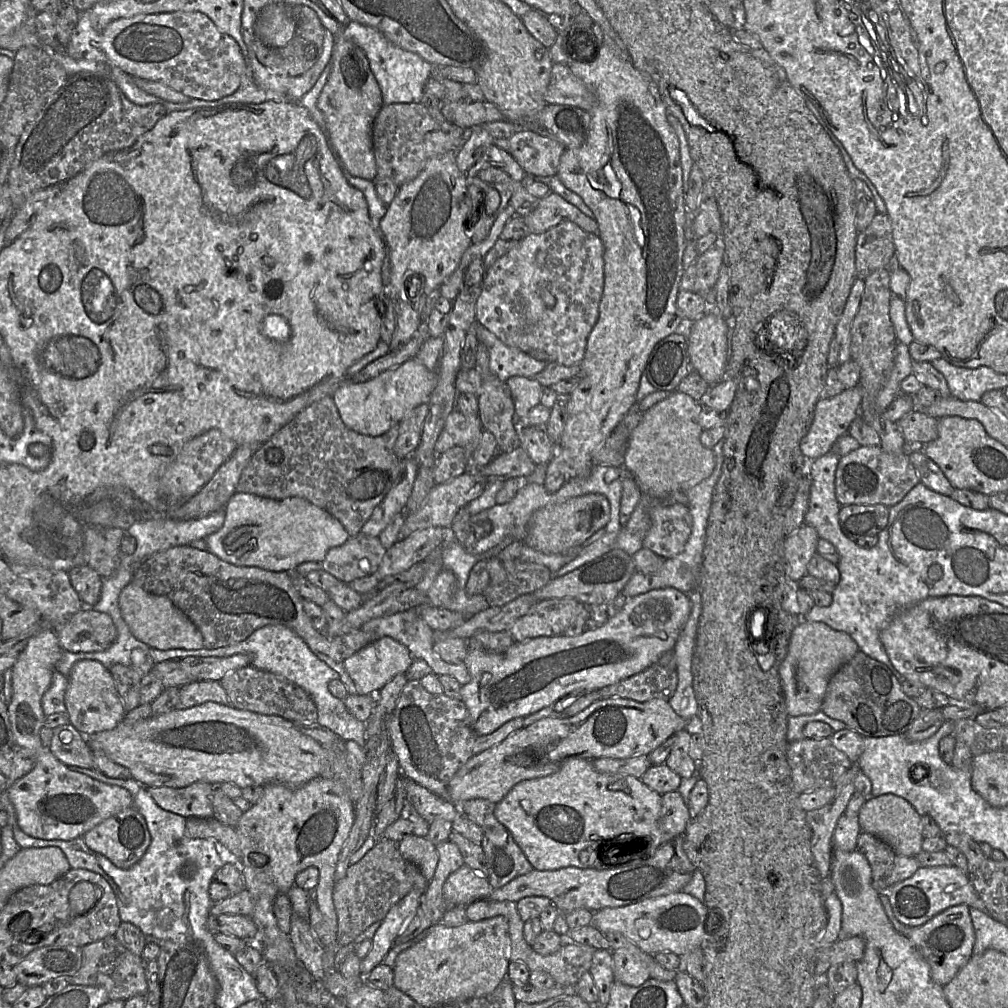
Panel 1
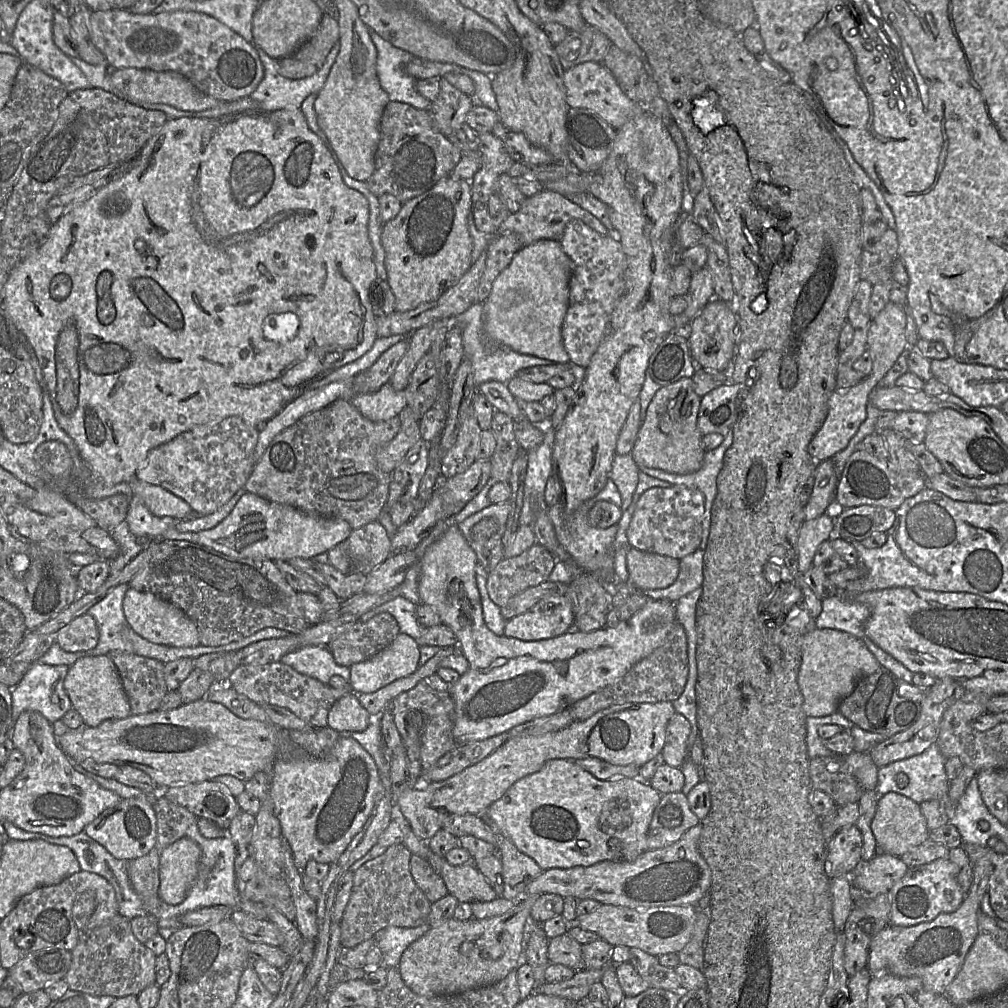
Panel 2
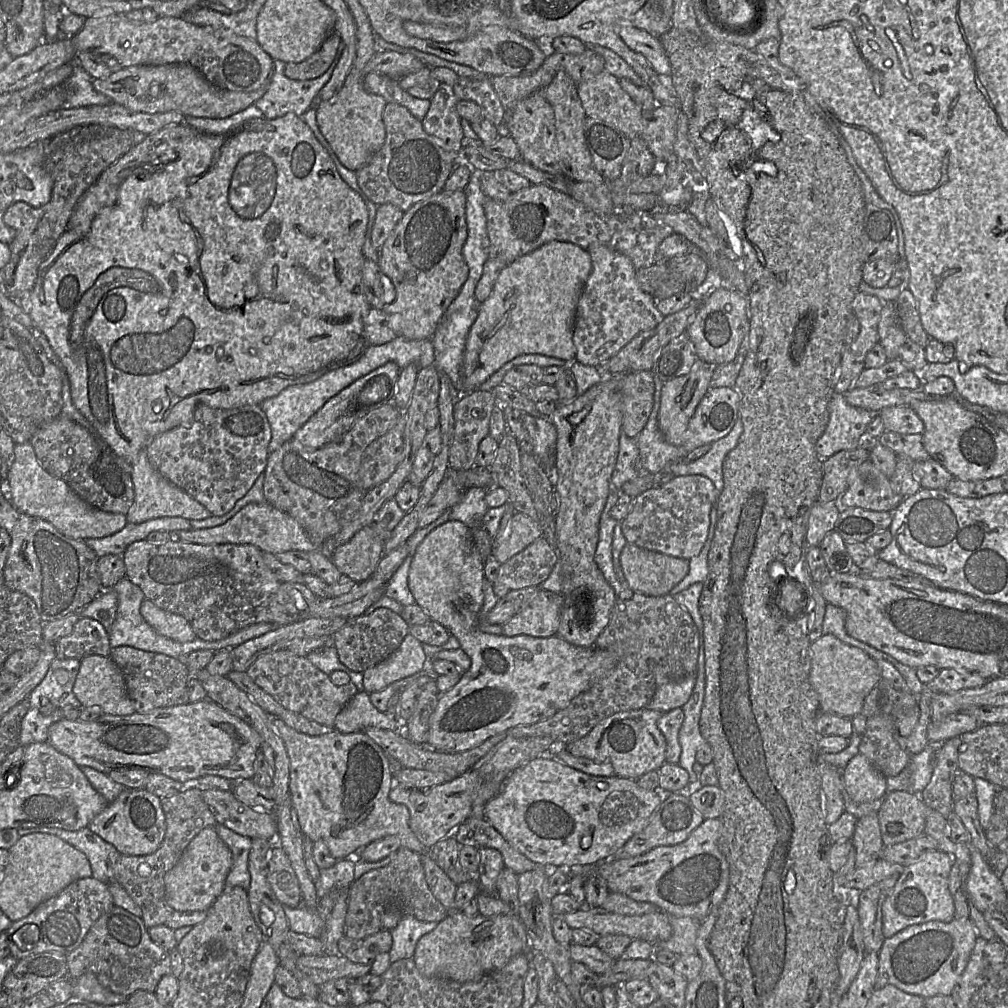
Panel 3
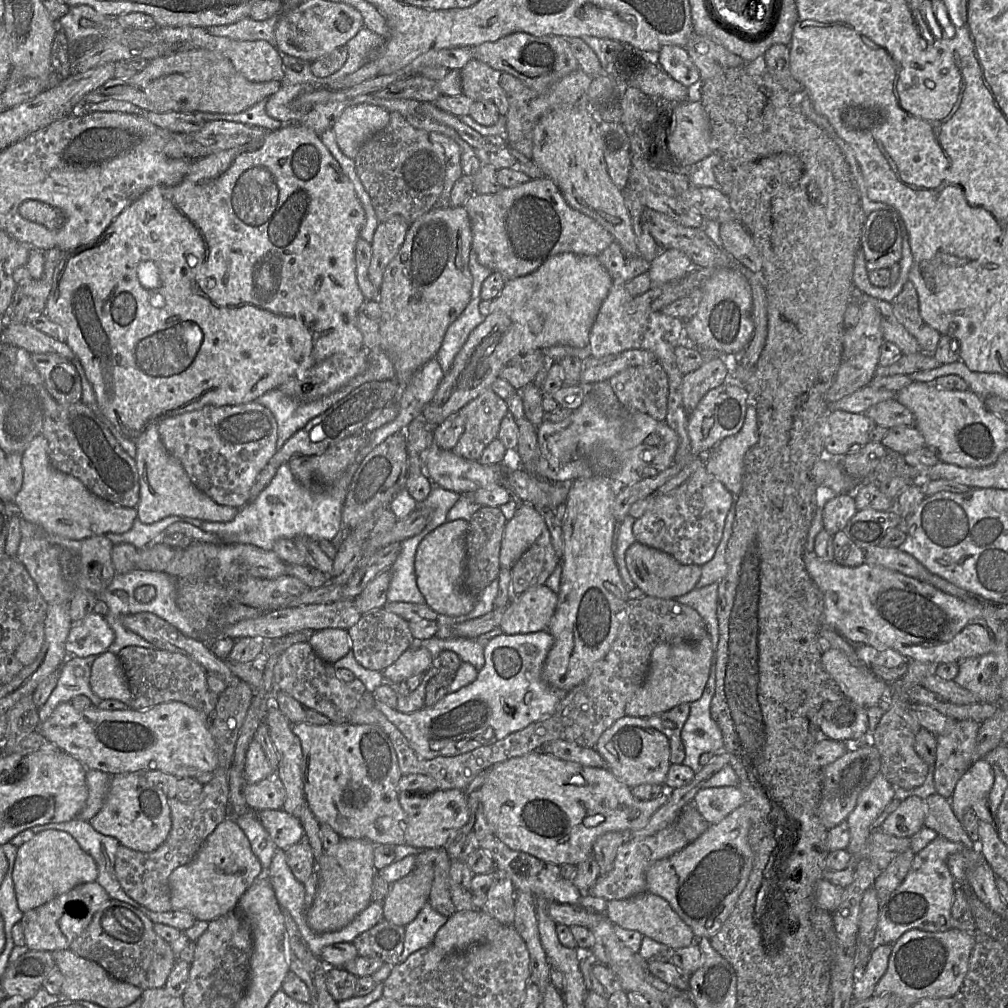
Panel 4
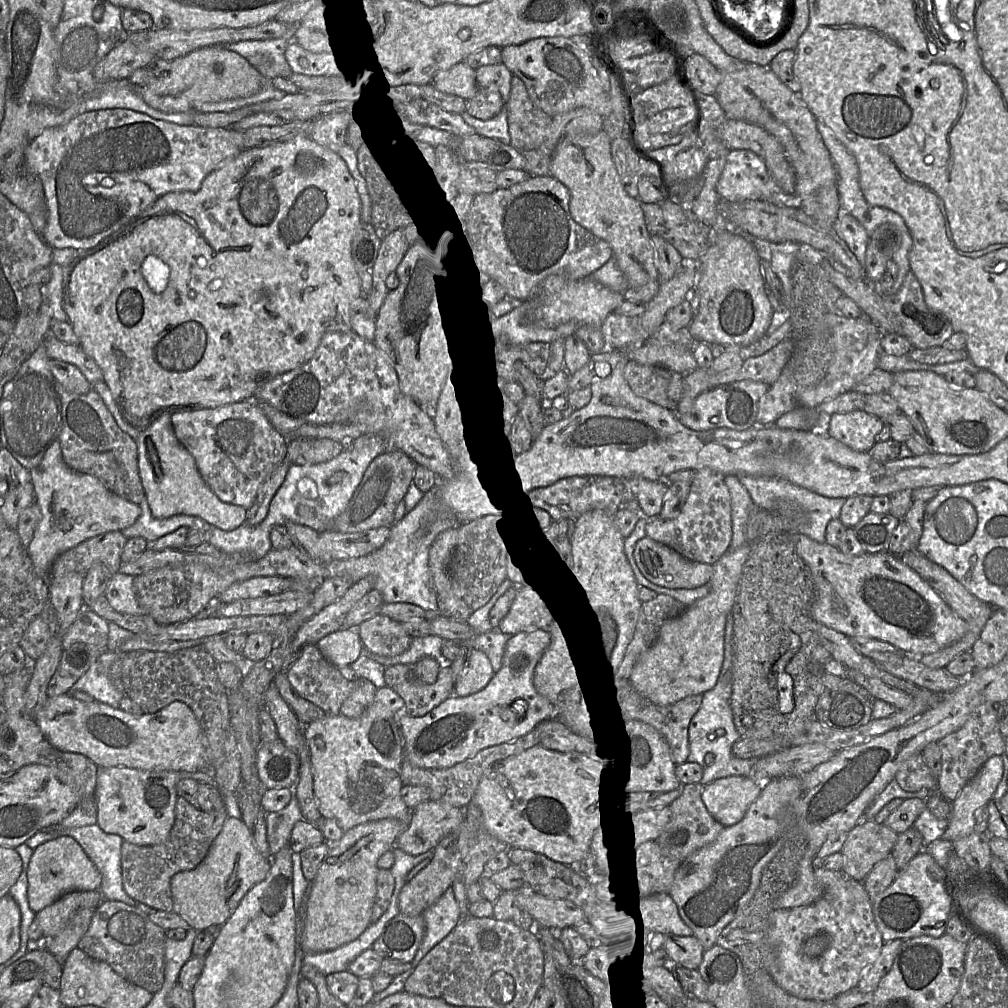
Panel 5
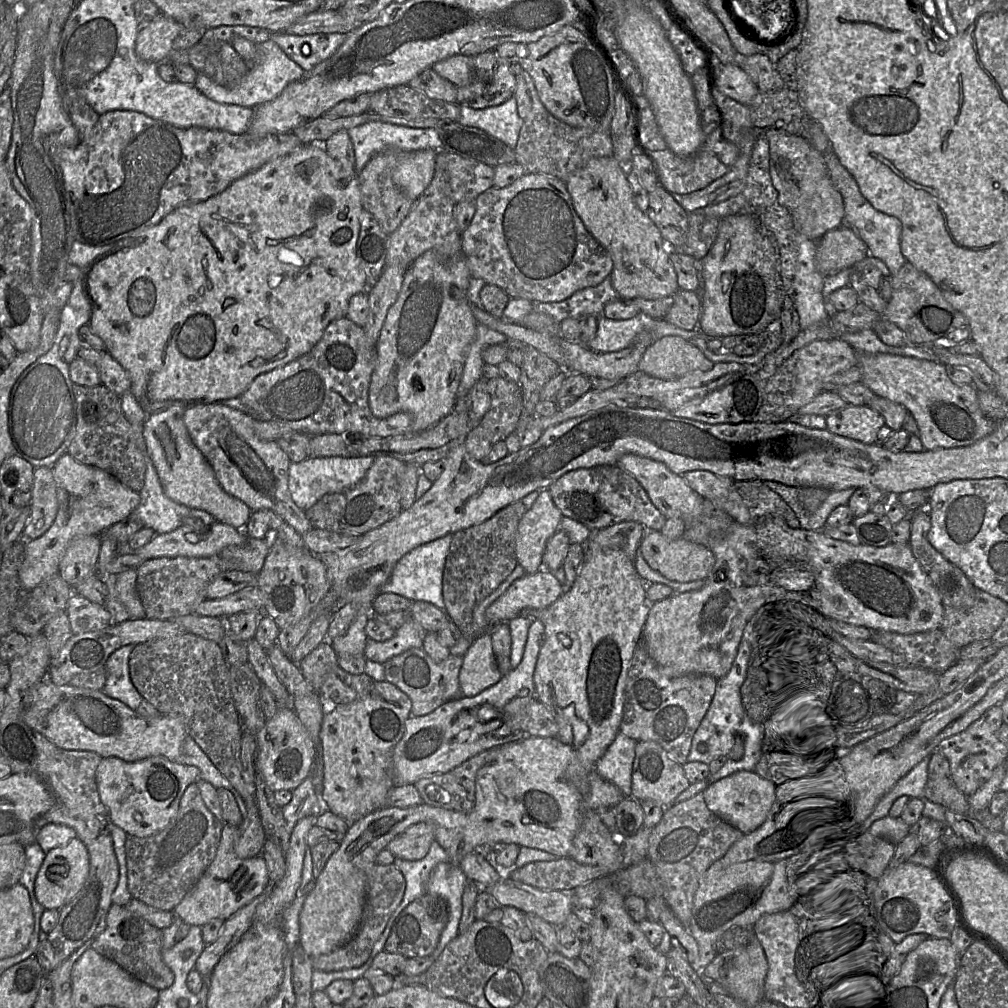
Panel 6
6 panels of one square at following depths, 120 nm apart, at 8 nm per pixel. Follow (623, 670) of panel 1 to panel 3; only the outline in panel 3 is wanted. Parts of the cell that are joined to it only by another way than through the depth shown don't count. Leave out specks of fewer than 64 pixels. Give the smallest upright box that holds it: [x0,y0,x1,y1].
[408,520,622,753]

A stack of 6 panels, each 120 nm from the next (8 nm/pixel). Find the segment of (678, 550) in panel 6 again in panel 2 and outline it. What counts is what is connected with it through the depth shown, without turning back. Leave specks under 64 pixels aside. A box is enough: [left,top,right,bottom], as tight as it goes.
[626,547,680,591]

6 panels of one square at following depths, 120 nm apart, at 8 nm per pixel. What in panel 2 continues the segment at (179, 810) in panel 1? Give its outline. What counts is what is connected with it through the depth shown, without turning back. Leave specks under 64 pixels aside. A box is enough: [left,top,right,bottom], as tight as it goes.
[162,781,241,830]

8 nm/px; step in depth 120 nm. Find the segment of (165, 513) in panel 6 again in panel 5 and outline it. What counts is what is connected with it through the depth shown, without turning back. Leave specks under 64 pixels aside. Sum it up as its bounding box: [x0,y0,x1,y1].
[121,497,212,543]

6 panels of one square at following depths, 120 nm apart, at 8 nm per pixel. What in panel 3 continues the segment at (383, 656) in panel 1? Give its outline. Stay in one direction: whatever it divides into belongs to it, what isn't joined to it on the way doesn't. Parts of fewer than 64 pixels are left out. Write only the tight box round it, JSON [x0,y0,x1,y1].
[363,634,427,693]

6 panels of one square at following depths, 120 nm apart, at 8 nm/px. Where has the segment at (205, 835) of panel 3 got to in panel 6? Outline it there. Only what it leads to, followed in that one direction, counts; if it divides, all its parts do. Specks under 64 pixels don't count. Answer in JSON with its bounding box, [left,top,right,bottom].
[173,823,269,926]

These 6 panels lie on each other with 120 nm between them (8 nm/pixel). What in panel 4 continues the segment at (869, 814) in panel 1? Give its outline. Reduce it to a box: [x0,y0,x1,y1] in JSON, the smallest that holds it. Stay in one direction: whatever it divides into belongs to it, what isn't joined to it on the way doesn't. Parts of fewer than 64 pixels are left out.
[880,796,925,838]

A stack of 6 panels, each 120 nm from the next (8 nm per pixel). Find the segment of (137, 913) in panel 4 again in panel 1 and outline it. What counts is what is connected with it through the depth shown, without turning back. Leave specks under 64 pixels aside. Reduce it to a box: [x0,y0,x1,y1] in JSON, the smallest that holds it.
[61,936,149,1001]

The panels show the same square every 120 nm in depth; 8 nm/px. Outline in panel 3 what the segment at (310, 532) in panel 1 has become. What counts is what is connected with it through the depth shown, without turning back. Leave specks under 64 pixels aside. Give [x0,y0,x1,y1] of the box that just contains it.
[173,503,324,553]

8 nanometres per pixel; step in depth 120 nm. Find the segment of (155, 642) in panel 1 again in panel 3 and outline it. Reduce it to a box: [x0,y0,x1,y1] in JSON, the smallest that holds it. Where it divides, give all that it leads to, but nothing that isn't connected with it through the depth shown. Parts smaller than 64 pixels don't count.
[140,599,197,643]

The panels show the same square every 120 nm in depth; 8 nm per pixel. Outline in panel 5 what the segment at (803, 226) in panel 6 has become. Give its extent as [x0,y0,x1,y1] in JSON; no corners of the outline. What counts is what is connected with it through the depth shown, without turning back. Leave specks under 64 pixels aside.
[720,119,796,195]

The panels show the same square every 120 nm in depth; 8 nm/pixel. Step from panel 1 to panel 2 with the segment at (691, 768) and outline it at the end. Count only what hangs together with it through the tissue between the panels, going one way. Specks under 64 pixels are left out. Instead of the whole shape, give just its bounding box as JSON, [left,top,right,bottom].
[662,713,690,768]

